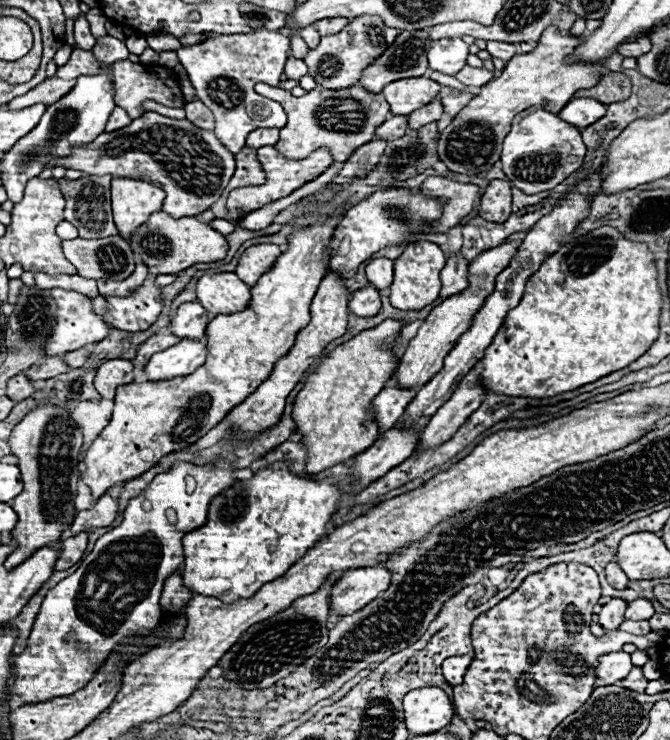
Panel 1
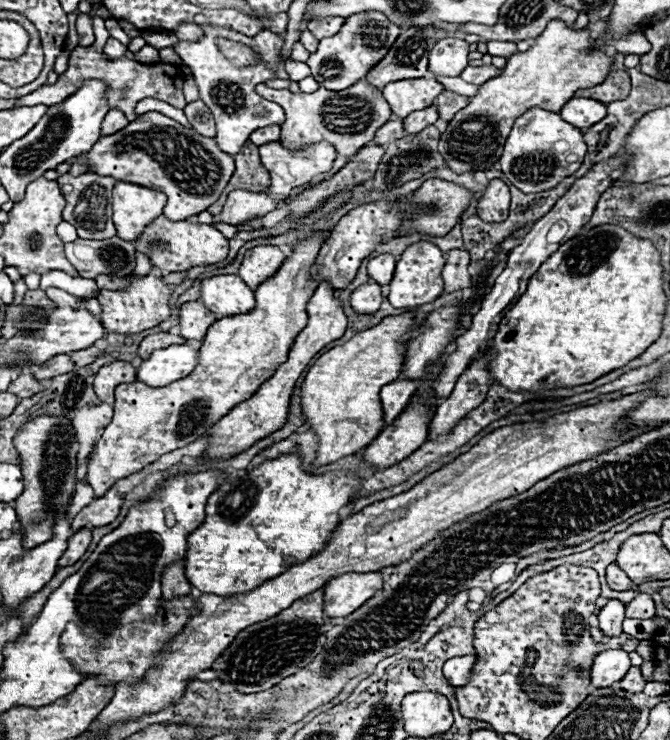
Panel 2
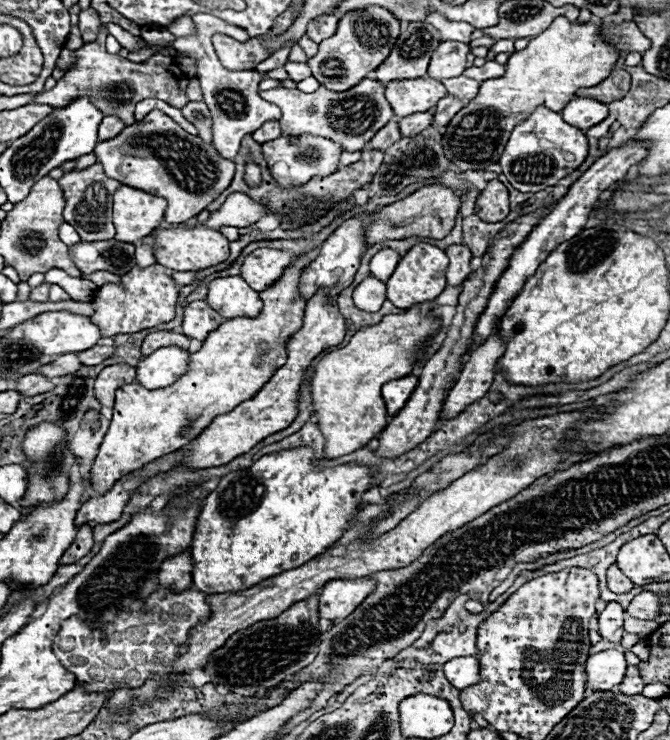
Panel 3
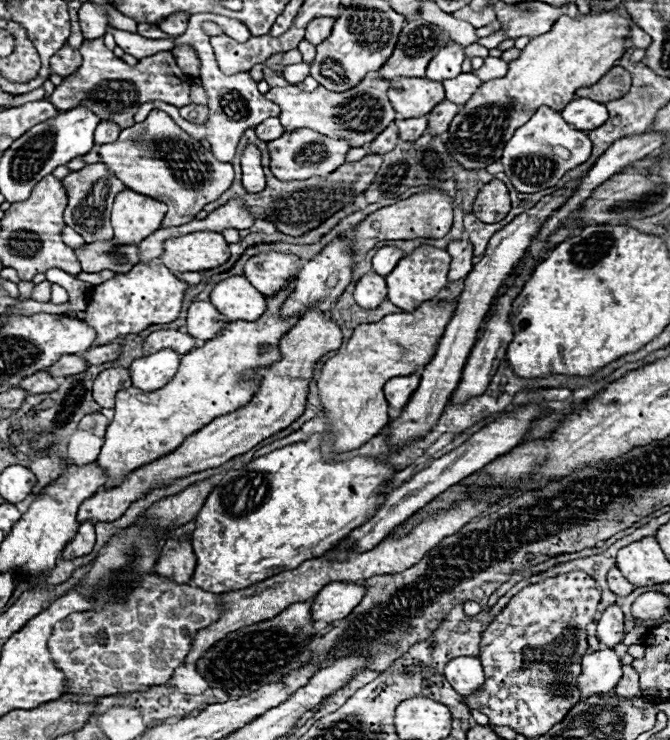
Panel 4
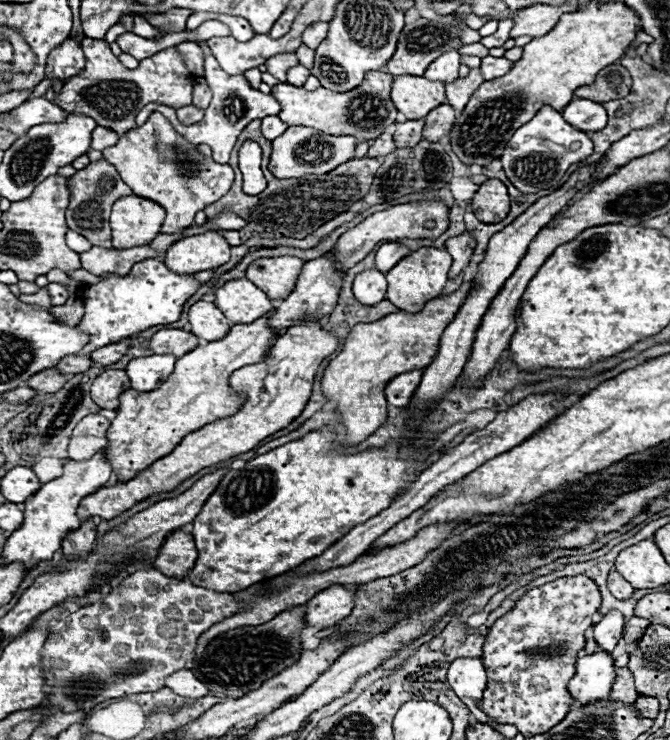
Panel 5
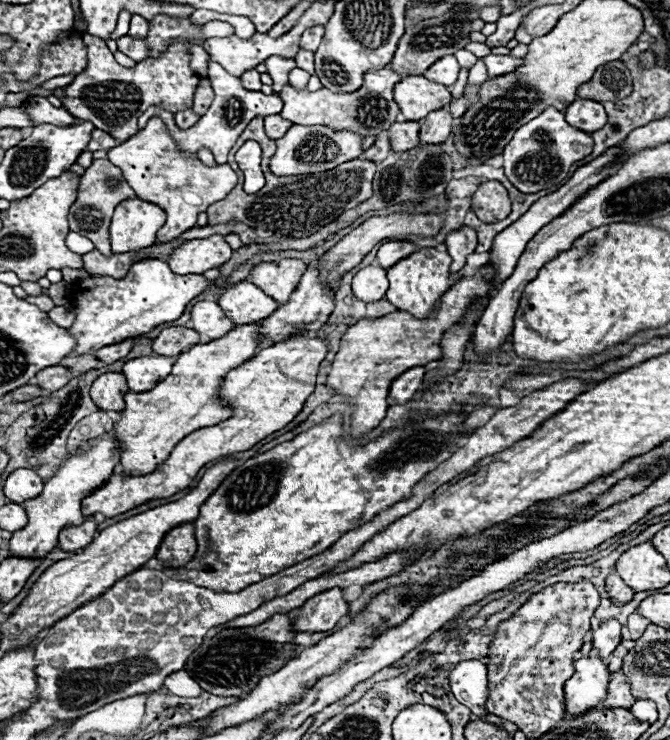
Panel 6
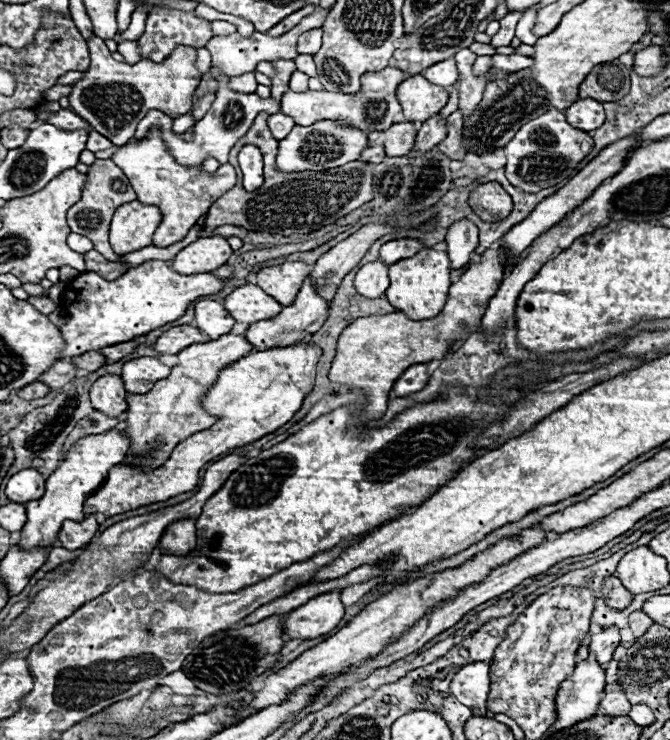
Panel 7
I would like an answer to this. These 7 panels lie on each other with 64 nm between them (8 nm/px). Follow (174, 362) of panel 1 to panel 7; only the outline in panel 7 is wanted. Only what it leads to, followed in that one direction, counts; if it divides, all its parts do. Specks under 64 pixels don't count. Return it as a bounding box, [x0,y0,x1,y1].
[122,358,170,394]

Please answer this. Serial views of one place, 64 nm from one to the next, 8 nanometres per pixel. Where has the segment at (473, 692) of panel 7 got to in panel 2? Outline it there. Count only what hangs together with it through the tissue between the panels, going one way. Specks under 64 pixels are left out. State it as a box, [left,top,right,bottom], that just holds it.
[442,656,476,686]

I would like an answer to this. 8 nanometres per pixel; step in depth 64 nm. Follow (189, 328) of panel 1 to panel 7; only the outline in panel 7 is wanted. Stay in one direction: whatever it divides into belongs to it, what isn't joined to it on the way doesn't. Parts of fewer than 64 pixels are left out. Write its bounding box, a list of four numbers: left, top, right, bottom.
[194,300,236,340]

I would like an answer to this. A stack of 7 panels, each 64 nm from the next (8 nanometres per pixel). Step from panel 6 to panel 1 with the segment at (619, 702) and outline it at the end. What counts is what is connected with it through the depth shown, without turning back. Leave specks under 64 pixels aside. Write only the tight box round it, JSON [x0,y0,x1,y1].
[618,666,648,692]

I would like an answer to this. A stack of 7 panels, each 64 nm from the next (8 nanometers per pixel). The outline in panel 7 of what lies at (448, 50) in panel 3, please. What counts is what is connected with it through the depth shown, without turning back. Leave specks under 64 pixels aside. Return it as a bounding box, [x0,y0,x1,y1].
[422,58,458,86]

